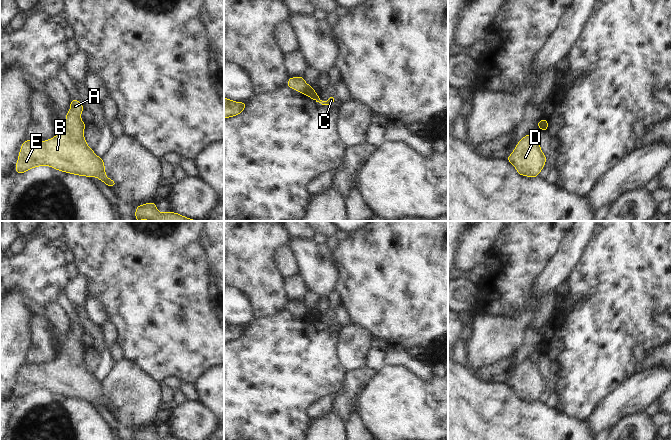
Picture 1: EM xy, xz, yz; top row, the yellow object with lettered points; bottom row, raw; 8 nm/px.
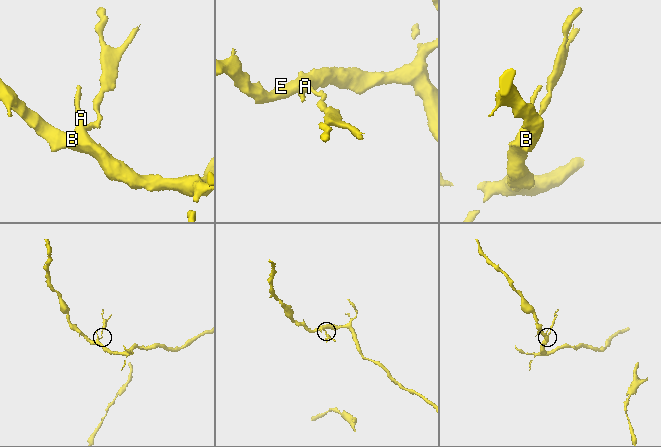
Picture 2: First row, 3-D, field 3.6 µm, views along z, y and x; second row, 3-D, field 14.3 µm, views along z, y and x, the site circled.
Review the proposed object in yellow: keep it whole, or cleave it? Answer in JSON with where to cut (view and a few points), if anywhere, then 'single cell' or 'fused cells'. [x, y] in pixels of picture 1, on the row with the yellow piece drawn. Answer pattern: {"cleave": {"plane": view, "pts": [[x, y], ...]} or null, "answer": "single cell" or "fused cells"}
{"cleave": {"plane": "xz", "pts": [[309, 85], [303, 93]]}, "answer": "fused cells"}

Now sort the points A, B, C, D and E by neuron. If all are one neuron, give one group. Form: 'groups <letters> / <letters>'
groups A B D E / C

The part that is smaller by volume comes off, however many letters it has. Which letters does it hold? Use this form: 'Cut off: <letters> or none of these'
Cut off: C

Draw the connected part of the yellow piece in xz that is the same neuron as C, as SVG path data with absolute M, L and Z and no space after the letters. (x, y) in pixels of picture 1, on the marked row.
M312 86L306 88L306 90L304 91L304 95L313 99L316 102L321 103L322 105L330 105L337 101L334 95L330 95L327 101L322 101L320 96L315 92Z

